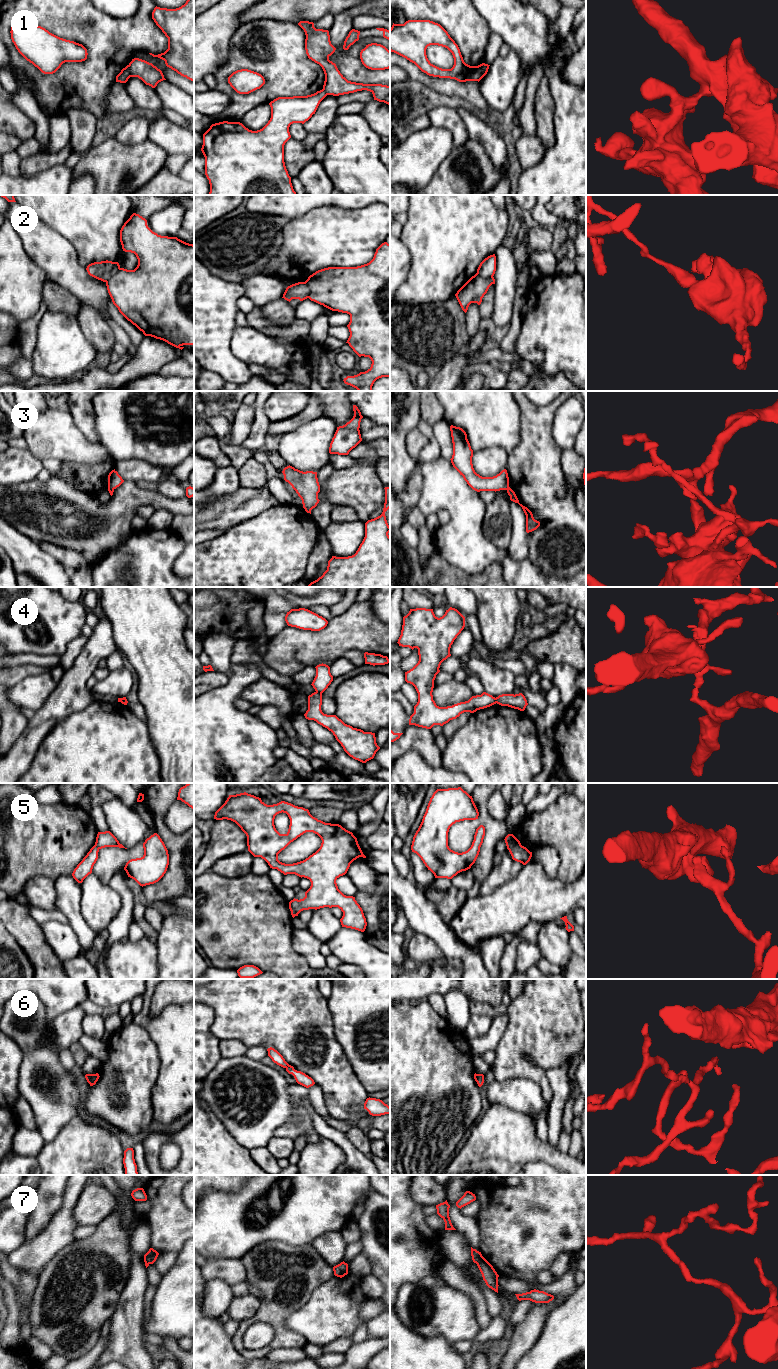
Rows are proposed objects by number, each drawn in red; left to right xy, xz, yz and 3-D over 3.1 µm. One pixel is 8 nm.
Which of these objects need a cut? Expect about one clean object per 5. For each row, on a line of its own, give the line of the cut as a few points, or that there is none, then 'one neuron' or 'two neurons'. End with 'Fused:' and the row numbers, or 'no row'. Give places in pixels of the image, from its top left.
1: cut yz (484, 63), (481, 77); two neurons
2: cut xz (304, 282), (308, 288), (308, 297); two neurons
3: cut yz (508, 486), (505, 489); two neurons
4: cut xz (316, 691), (321, 694); two neurons
5: cut yz (520, 844), (508, 849); two neurons
6: cut xz (289, 1065), (286, 1068); two neurons
7: cut yz (482, 1256), (476, 1263); two neurons
Fused: 1, 2, 3, 4, 5, 6, 7

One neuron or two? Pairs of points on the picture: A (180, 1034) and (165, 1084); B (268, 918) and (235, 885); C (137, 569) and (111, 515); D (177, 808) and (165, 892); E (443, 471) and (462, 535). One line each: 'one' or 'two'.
A: one
B: one
C: two
D: two
E: one

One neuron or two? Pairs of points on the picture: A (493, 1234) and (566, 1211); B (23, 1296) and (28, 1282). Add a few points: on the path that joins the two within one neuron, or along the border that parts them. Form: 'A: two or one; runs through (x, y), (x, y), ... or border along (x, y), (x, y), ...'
A: one; runs through (511, 1234), (519, 1234), (526, 1227), (548, 1213)
B: one; runs through (24, 1293), (27, 1285)

